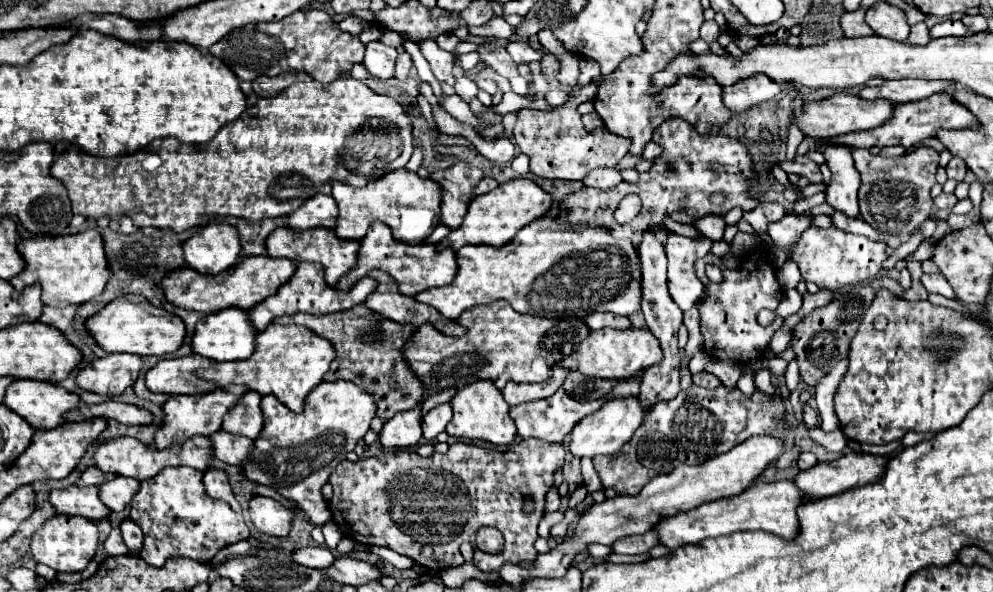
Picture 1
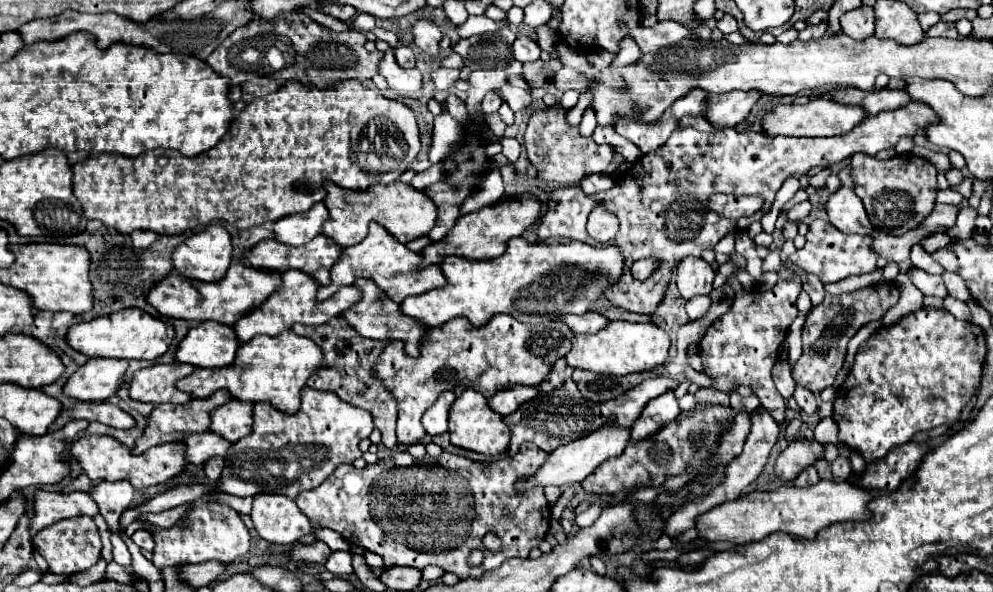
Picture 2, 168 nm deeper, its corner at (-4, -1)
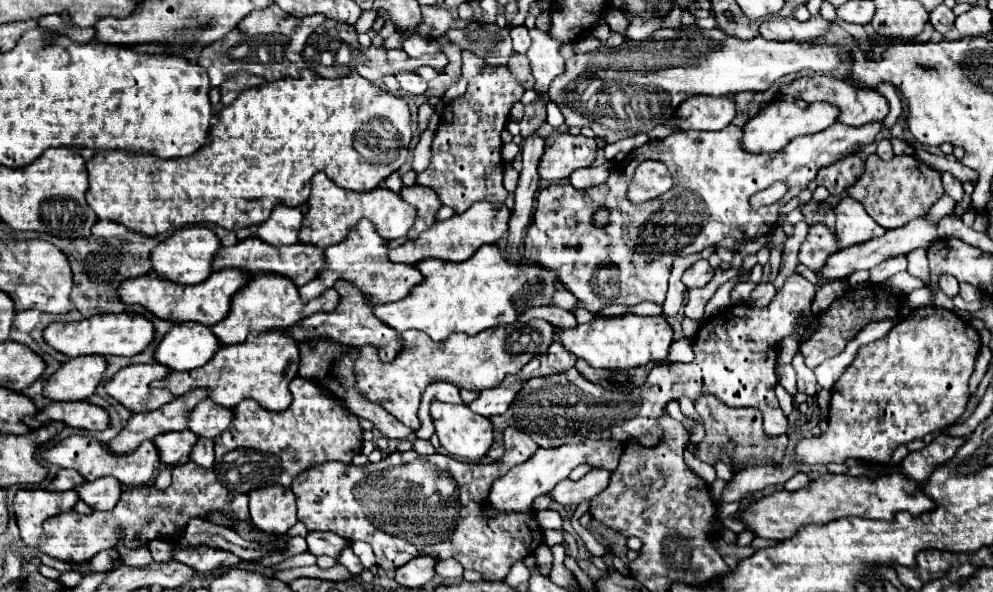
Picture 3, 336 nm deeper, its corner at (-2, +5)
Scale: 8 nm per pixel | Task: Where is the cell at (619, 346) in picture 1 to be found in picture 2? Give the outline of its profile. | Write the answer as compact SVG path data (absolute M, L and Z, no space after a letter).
M612 321L606 329L600 329L592 335L574 335L572 349L566 359L570 367L586 369L598 375L630 375L638 371L650 371L656 365L664 365L668 357L670 337L654 323L630 323L630 321Z

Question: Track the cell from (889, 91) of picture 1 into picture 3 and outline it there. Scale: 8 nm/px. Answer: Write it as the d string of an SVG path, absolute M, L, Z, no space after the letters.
M812 75L812 77L800 77L794 83L790 83L788 87L780 89L782 95L790 95L794 99L802 99L806 103L814 103L814 101L828 101L834 103L840 109L840 117L838 121L846 123L846 125L864 125L864 123L872 123L872 121L882 121L888 115L888 101L886 97L882 97L878 91L868 91L868 89L856 89L850 81L846 79L834 79L834 77L826 77L826 75Z

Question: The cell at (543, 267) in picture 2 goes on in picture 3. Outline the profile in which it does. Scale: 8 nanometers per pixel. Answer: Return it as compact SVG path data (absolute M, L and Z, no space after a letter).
M484 245L462 263L424 259L416 263L424 281L416 285L404 299L394 303L384 303L374 307L374 315L396 329L398 333L406 329L418 329L428 333L434 341L446 339L452 331L464 331L476 335L484 329L496 325L514 325L528 307L552 305L554 293L560 289L560 279L550 267L540 267L534 263L510 263L502 257L498 245Z

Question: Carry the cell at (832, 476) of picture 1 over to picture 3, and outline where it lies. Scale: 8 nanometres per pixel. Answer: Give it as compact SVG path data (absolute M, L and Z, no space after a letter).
M938 435L930 441L930 445L926 445L920 451L910 451L900 463L898 469L904 477L914 479L918 483L922 483L924 479L930 477L930 471L936 465L942 465L946 461L950 461L956 453L956 449L964 443L964 437L950 437L950 435Z

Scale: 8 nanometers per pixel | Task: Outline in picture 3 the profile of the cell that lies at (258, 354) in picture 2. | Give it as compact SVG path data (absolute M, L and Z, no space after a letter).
M252 331L244 343L220 347L210 363L196 371L196 387L206 387L208 397L224 407L236 407L236 403L250 397L268 411L284 411L292 403L288 383L298 375L298 363L298 345L288 339L288 331Z

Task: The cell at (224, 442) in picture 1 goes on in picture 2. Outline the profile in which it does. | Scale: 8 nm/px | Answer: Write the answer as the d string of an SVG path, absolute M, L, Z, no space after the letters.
M208 431L186 437L182 443L186 445L186 461L192 465L200 465L202 461L216 455L224 457L226 449L232 445L228 441L222 441L222 437L218 437L216 433L208 433Z

